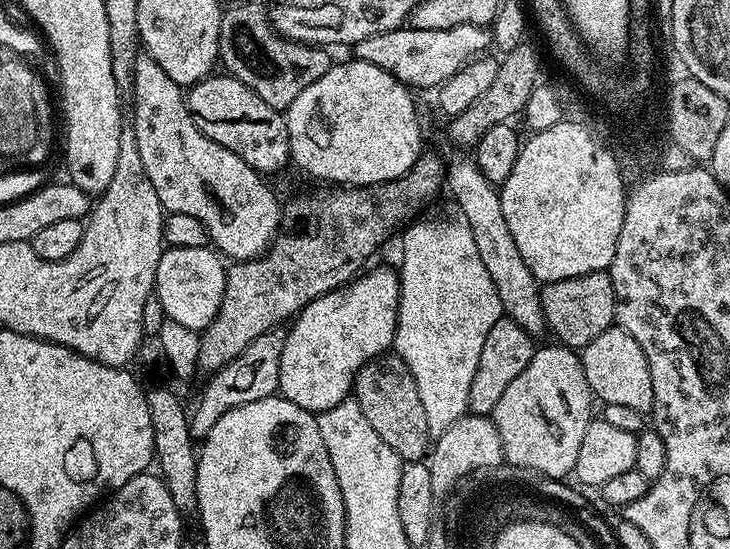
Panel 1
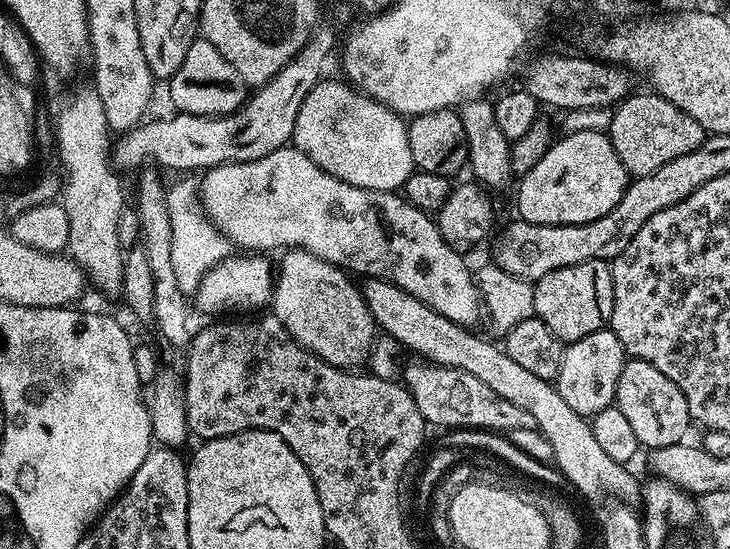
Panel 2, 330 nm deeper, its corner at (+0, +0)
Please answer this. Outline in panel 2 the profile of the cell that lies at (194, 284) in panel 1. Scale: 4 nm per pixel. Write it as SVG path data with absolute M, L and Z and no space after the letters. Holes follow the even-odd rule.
M232 254L218 262L201 275L199 283L195 285L195 307L197 304L208 318L220 318L225 314L252 314L267 309L272 303L274 287L274 264L268 260L271 259L264 254Z

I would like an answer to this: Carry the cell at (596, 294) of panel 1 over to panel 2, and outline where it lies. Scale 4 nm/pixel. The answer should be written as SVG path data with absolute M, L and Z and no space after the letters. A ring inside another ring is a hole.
M607 260L578 262L574 266L562 266L562 270L550 270L546 278L532 284L532 289L535 319L543 322L565 345L609 327L614 310L614 286Z

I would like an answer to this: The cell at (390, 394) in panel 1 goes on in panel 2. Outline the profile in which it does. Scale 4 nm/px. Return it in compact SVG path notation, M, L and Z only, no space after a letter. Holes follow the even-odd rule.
M294 248L283 253L278 260L278 267L274 272L274 287L272 289L271 315L286 326L286 330L294 337L307 352L313 352L318 358L322 358L330 366L359 369L374 352L374 345L378 340L378 329L372 311L364 301L364 293L344 269L318 258L301 248Z

